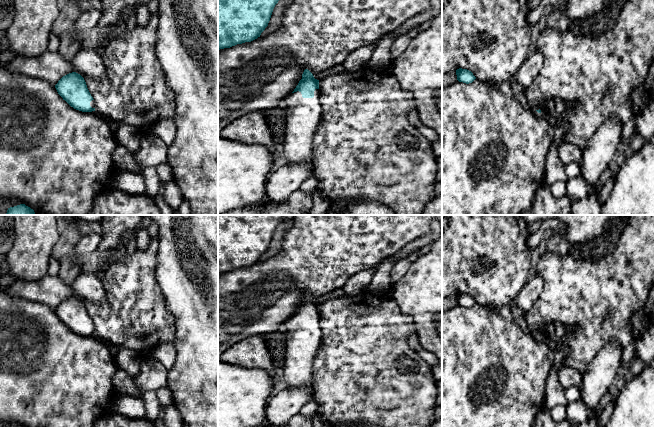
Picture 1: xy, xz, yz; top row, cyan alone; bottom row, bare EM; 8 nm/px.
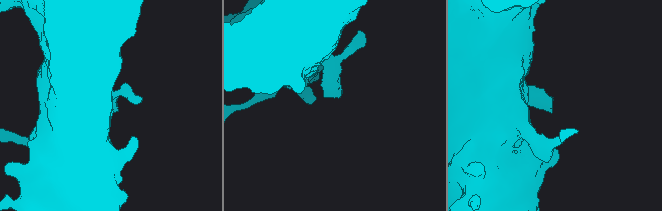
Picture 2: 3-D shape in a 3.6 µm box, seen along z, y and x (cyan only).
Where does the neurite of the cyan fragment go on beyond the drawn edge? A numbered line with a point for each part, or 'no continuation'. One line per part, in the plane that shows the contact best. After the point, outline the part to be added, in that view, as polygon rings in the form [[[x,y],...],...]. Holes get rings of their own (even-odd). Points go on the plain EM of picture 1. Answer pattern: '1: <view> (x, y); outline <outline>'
1: xz (302, 339); outline [[[315,313],[313,322],[303,322],[297,315],[284,324],[285,364],[281,377],[289,387],[313,384],[313,361],[321,347],[321,316]]]

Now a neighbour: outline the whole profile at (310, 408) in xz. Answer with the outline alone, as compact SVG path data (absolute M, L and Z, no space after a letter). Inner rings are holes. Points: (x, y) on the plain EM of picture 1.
M311 399L301 409L300 414L309 418L313 418L317 414L317 410L317 404Z

